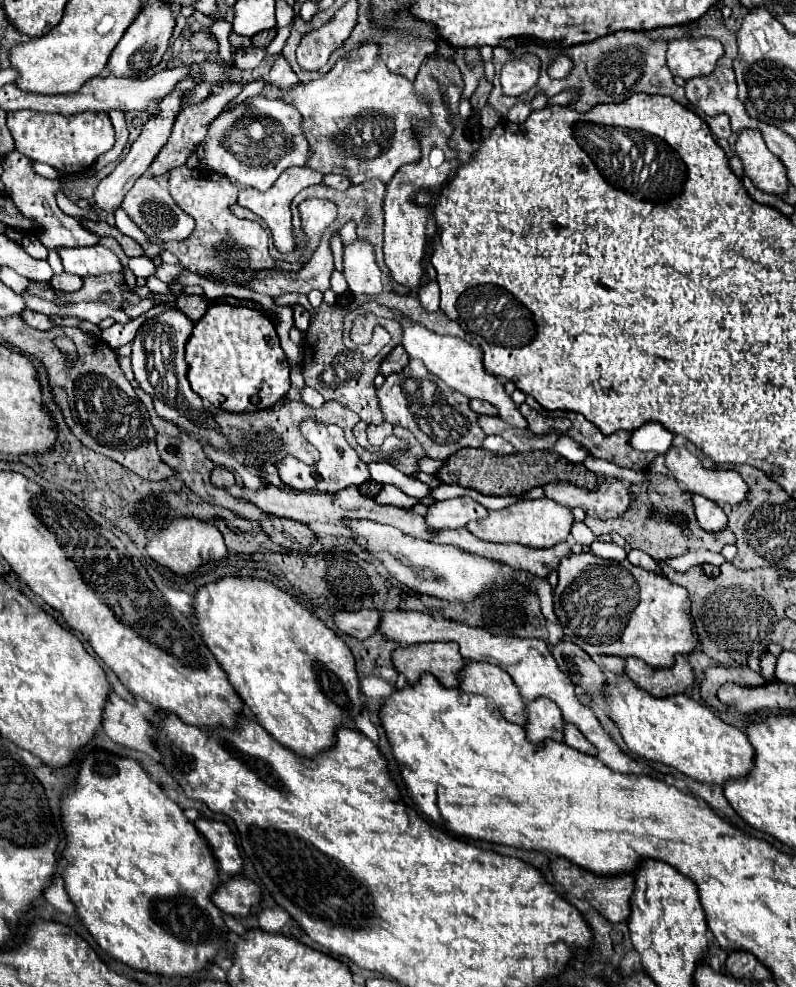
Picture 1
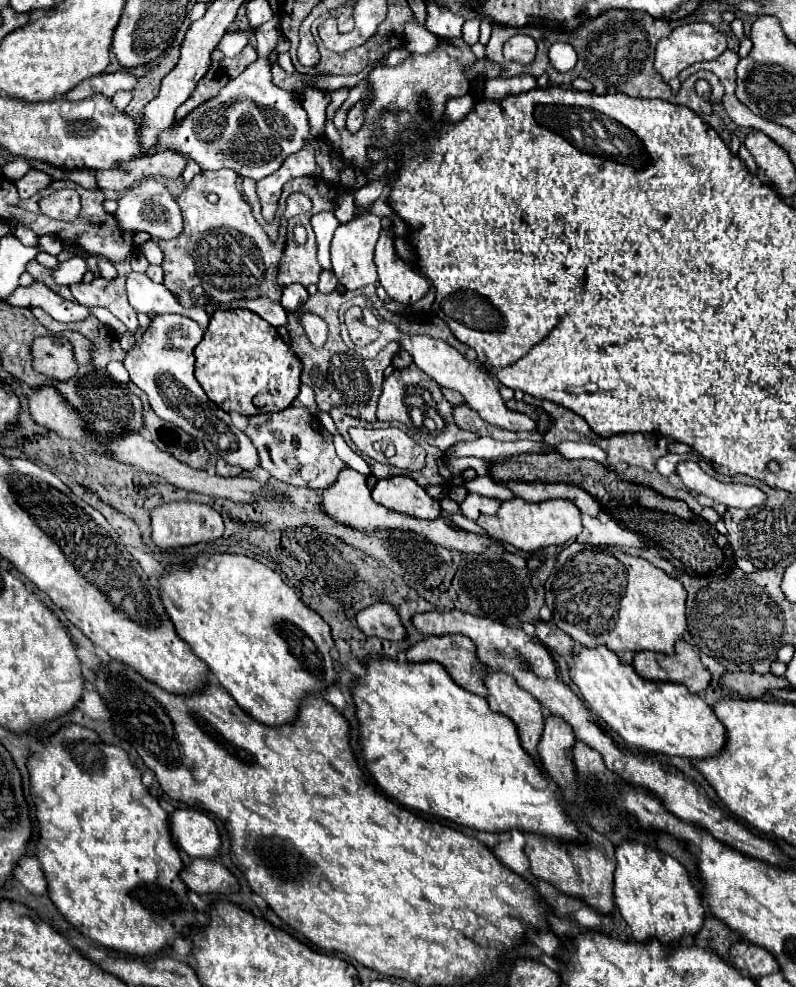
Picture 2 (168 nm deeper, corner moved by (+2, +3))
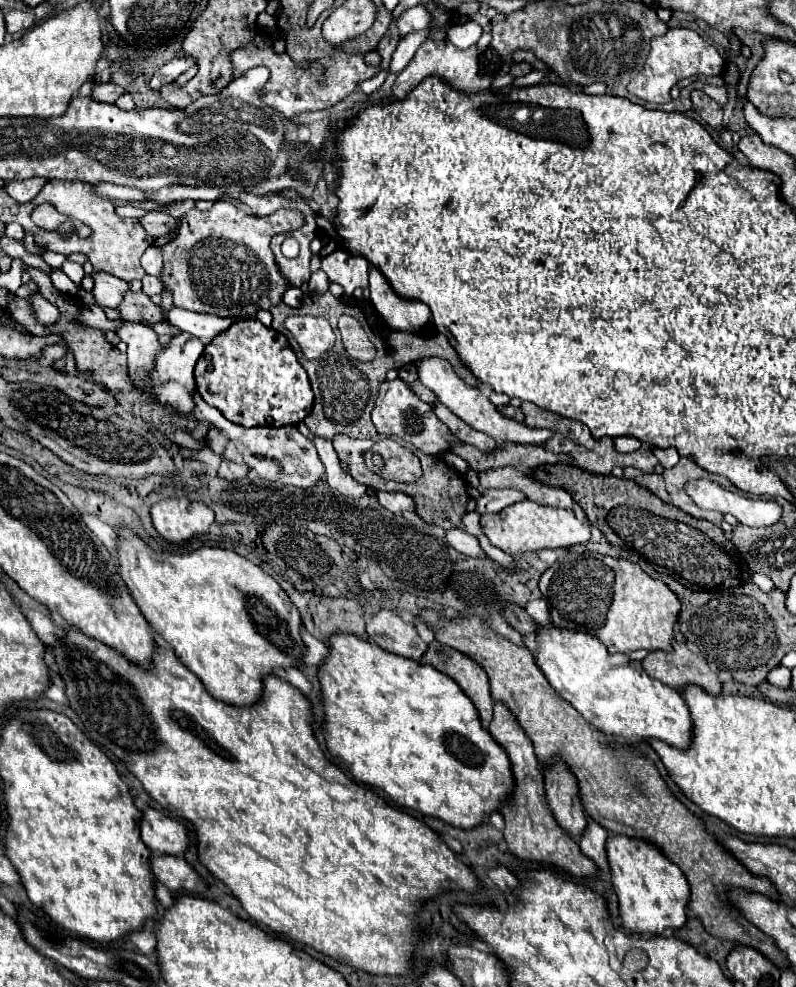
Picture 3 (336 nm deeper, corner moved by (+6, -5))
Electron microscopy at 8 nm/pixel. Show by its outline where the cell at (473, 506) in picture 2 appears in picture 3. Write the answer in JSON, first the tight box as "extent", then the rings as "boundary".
{"extent":[476,488,524,514],"boundary":[[[500,488],[500,490],[488,490],[484,492],[478,500],[476,500],[476,512],[480,514],[490,514],[490,512],[498,512],[514,502],[524,500],[524,492],[516,490],[516,488]]]}

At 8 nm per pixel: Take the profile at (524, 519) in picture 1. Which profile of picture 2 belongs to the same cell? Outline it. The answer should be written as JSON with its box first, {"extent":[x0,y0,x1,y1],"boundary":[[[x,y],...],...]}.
{"extent":[478,498,582,552],"boundary":[[[522,498],[502,502],[498,514],[480,516],[478,526],[482,530],[486,530],[486,534],[490,538],[508,542],[510,546],[514,546],[516,550],[522,550],[522,552],[534,552],[534,550],[542,550],[548,546],[562,546],[564,542],[568,542],[570,538],[574,538],[576,534],[582,532],[580,510],[570,500],[560,500],[560,498],[544,500],[538,504],[530,504]]]}

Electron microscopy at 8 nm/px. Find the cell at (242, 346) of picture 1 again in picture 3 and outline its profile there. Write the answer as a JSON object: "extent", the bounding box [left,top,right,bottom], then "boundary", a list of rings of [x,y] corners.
{"extent":[194,320,314,428],"boundary":[[[258,320],[234,322],[226,332],[218,334],[196,362],[194,378],[202,398],[230,422],[244,428],[296,426],[312,412],[314,394],[310,380],[288,338]]]}

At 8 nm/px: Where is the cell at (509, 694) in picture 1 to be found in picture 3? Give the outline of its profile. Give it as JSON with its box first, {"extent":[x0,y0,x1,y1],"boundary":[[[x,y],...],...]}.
{"extent":[488,702,598,878],"boundary":[[[502,702],[494,704],[494,718],[490,722],[488,732],[506,750],[512,766],[512,776],[514,776],[514,790],[510,792],[508,802],[500,808],[500,814],[504,816],[504,822],[506,822],[504,840],[508,842],[510,852],[522,860],[558,866],[570,876],[582,878],[582,876],[596,874],[598,868],[592,864],[592,860],[584,858],[576,840],[572,840],[564,830],[560,830],[558,822],[554,820],[544,796],[544,776],[542,776],[542,766],[536,760],[534,746],[530,738],[524,734],[524,730],[520,728],[518,720],[512,716],[510,710],[506,710]]]}

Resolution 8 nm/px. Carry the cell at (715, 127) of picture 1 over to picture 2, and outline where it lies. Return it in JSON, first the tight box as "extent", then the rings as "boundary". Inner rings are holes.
{"extent":[486,10,724,116],"boundary":[[[608,10],[598,18],[590,18],[586,20],[580,28],[576,28],[574,32],[560,32],[560,28],[550,28],[550,26],[524,26],[524,28],[510,28],[510,26],[494,26],[492,28],[492,36],[490,42],[486,44],[486,58],[498,62],[498,64],[514,64],[514,62],[506,62],[502,56],[502,46],[504,42],[514,36],[514,34],[530,34],[536,44],[538,44],[538,52],[536,52],[536,60],[524,68],[524,74],[532,74],[534,78],[548,74],[550,84],[570,84],[574,78],[584,78],[588,82],[592,82],[594,92],[596,94],[612,94],[612,92],[624,92],[632,98],[660,98],[660,100],[668,100],[672,104],[684,104],[688,108],[692,108],[696,114],[700,116],[710,116],[714,106],[720,104],[724,88],[720,86],[720,80],[712,74],[712,72],[696,72],[694,76],[690,76],[686,82],[682,82],[680,92],[672,94],[672,88],[660,78],[660,74],[656,74],[654,70],[654,50],[656,44],[660,42],[660,38],[668,36],[672,32],[670,24],[666,20],[656,20],[646,12],[626,12],[626,10]],[[554,42],[568,42],[574,46],[576,54],[578,54],[578,64],[574,70],[560,74],[556,72],[550,62],[548,62],[548,48]],[[704,78],[712,92],[706,98],[700,98],[696,94],[696,80]]]}

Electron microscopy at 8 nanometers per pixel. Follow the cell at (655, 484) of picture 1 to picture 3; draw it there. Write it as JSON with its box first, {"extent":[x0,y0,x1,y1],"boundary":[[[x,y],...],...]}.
{"extent":[624,468,670,502],"boundary":[[[624,468],[624,478],[628,480],[634,480],[636,484],[652,490],[652,494],[656,494],[658,498],[662,498],[664,502],[670,502],[670,496],[664,488],[664,478],[660,474],[646,474],[642,470],[636,470],[636,468]]]}

